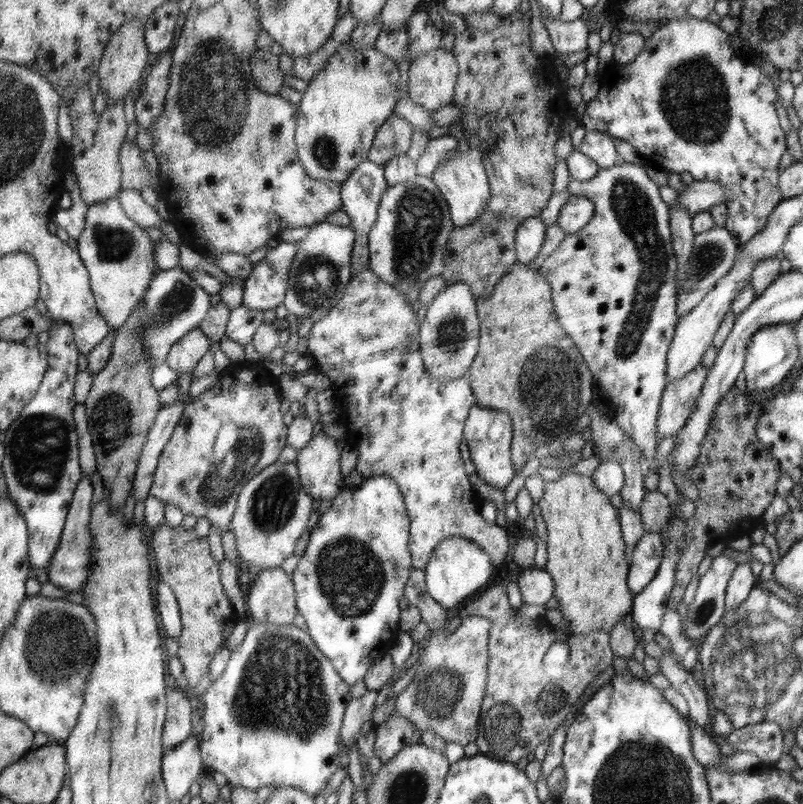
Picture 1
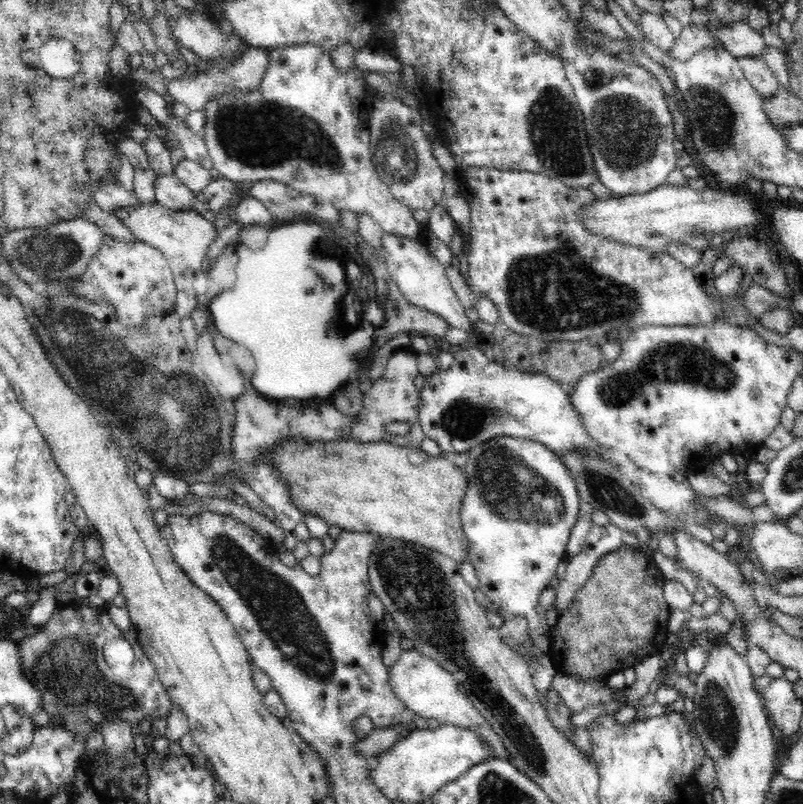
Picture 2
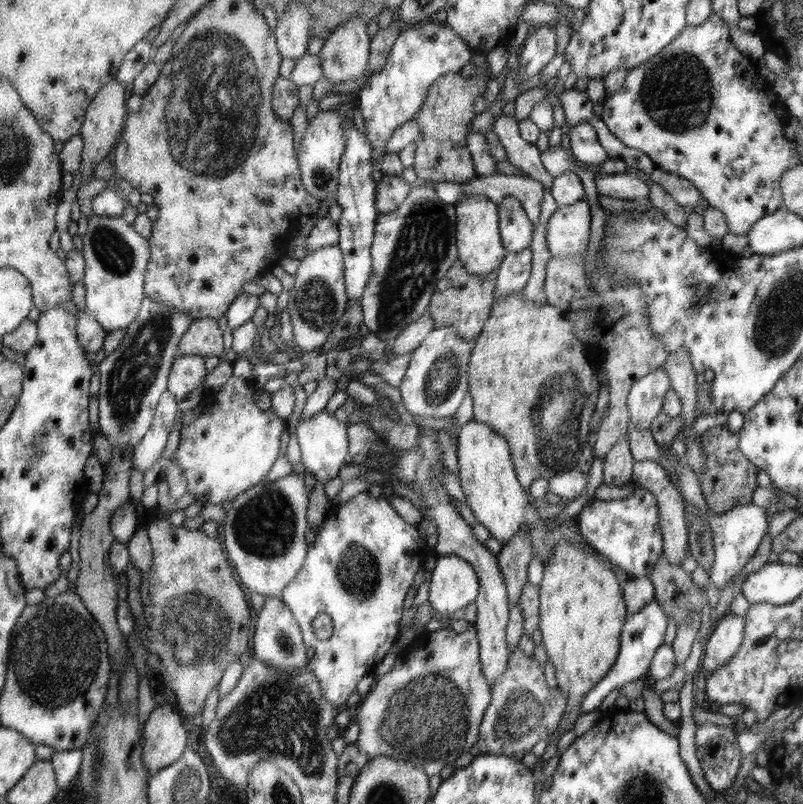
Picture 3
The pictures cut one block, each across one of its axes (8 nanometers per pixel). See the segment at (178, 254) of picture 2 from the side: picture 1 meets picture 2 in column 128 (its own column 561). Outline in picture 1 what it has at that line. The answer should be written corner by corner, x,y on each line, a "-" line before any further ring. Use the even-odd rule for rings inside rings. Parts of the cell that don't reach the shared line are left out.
572,196
564,203
555,223
566,234
576,234
589,224
594,211
595,206
592,199

